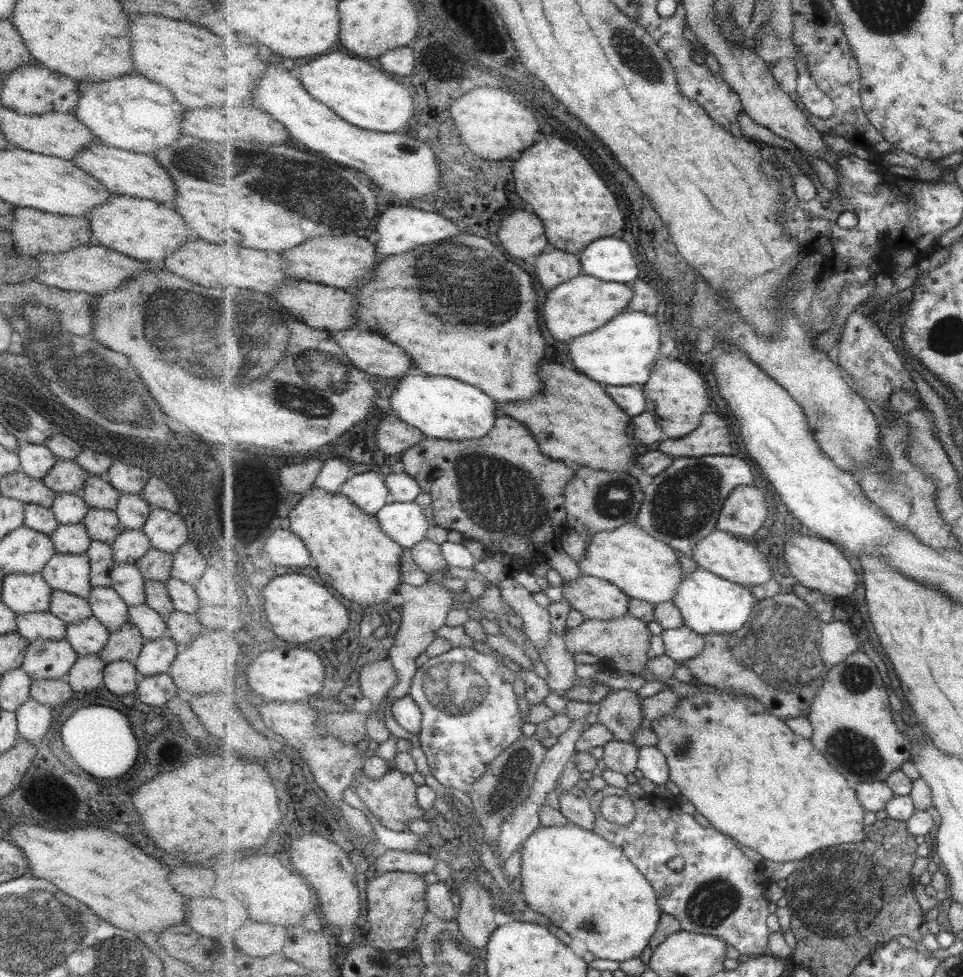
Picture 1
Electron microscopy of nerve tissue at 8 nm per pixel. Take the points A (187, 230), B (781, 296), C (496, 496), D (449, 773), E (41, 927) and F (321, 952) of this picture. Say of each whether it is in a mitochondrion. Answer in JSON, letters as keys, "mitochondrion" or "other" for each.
{"A":"other","B":"other","C":"mitochondrion","D":"other","E":"mitochondrion","F":"other"}

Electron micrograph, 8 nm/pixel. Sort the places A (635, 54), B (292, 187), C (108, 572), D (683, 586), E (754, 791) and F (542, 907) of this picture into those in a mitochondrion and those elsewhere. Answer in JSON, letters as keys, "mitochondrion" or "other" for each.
{"A":"mitochondrion","B":"mitochondrion","C":"other","D":"other","E":"other","F":"other"}

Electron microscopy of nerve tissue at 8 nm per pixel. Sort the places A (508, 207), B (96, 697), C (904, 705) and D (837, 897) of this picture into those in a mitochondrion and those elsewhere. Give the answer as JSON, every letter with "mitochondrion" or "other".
{"A":"other","B":"other","C":"other","D":"mitochondrion"}

